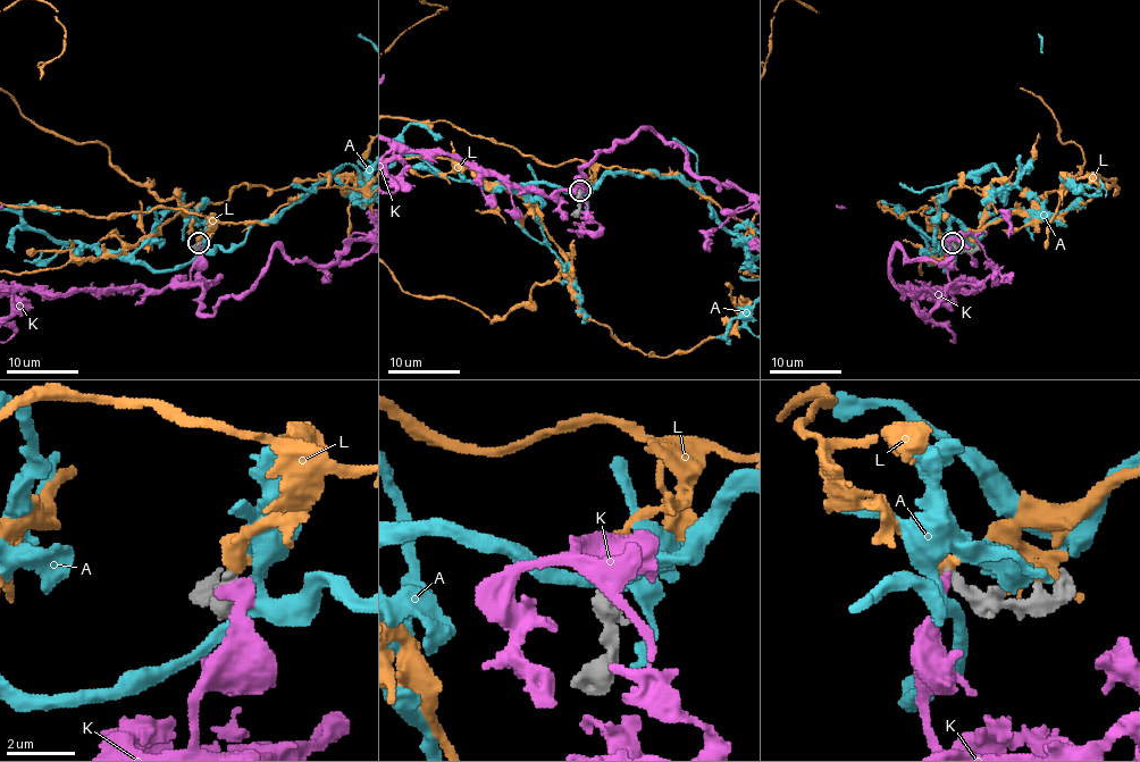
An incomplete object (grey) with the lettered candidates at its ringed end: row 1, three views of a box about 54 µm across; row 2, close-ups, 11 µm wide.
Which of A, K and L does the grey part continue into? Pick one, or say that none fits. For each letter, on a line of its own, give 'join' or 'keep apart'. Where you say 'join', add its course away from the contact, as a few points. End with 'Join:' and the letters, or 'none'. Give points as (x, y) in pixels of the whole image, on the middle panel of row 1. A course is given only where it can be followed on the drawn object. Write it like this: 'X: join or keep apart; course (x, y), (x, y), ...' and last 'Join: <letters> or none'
A: keep apart
K: keep apart
L: join
Join: L

